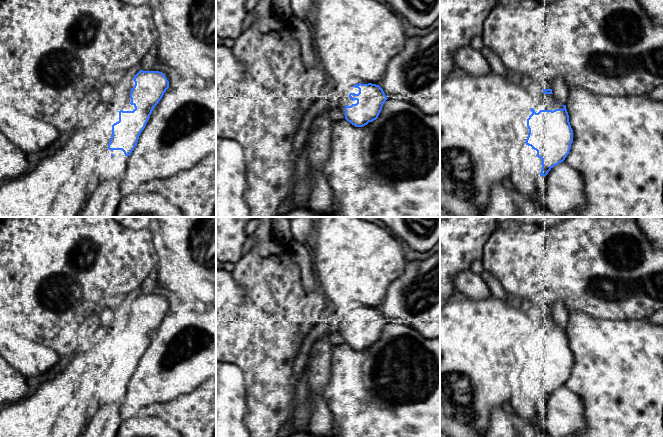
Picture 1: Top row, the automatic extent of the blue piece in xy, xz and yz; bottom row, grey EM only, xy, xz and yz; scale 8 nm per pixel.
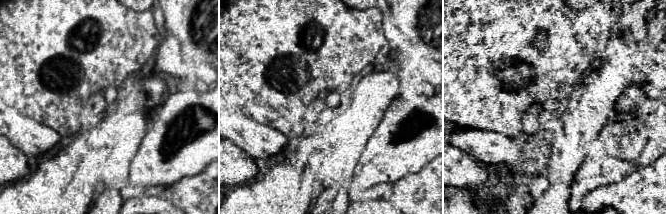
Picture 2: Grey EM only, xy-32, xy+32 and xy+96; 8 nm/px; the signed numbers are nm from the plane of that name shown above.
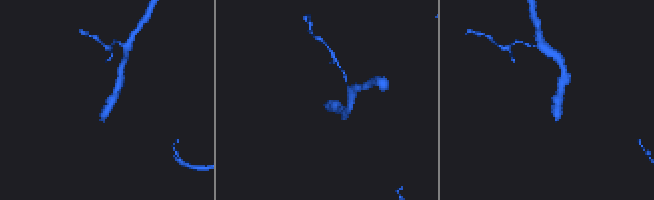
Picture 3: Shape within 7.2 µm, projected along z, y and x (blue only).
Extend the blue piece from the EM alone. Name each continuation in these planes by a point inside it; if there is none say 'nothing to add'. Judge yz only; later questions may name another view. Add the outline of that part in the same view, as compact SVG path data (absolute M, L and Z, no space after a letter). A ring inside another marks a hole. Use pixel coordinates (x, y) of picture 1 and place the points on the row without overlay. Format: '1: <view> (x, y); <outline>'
1: yz (540, 413); M539 400L537 401L535 406L535 416L530 420L540 429L547 432L546 426L545 426L545 419L546 419L545 403L543 400Z

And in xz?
nothing to add

